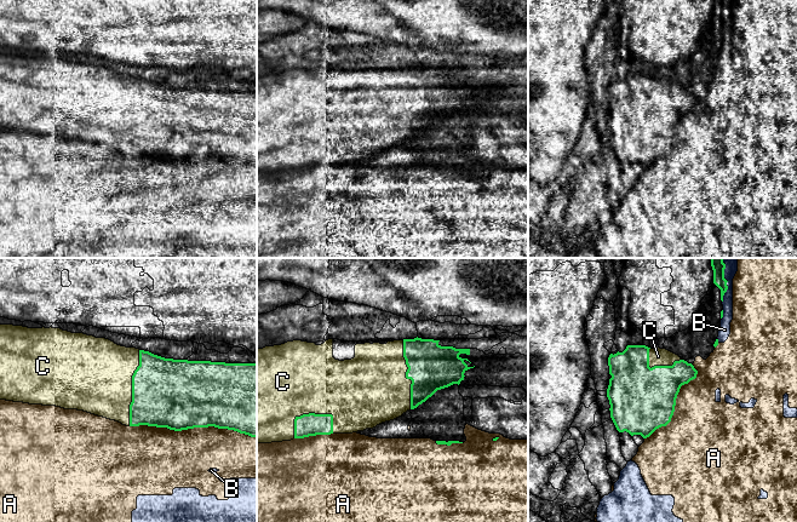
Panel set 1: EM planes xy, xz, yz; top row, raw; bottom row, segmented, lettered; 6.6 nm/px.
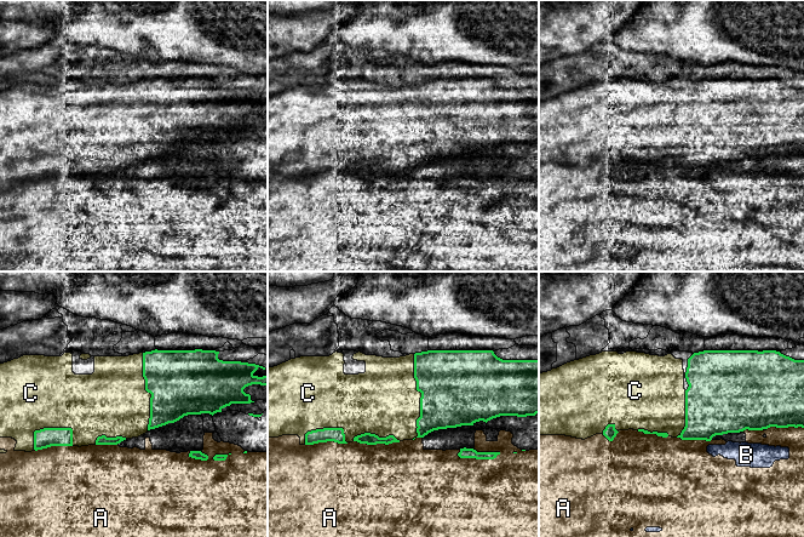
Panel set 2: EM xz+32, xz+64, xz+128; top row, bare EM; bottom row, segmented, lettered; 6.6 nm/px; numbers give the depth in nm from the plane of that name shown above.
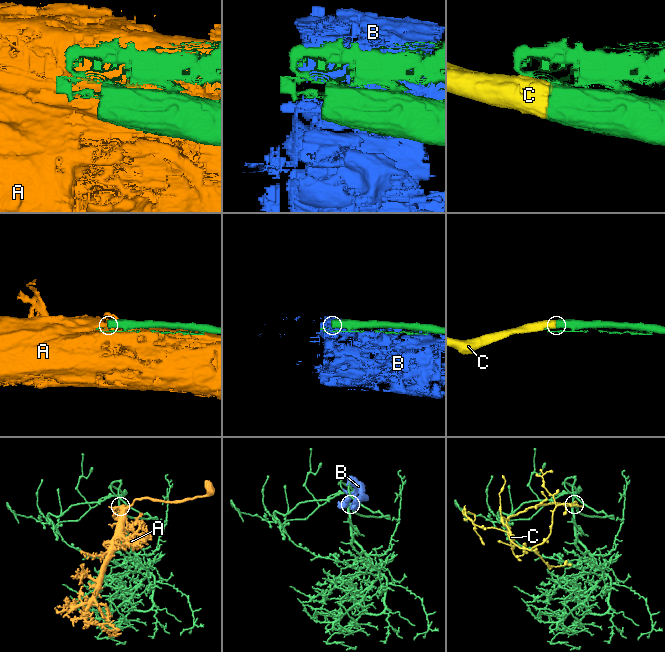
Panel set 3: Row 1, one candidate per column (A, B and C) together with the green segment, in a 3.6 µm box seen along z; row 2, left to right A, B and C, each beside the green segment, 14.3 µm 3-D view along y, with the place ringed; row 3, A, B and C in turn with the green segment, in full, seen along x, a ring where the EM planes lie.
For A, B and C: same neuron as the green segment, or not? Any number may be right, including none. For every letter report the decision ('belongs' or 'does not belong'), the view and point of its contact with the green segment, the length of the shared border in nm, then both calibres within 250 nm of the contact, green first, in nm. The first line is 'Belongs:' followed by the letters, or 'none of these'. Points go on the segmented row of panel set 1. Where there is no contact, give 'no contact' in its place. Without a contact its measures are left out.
Belongs: C
A: does not belong | xy (193, 428) | 850 nm | 460/380 nm
B: does not belong | yz (726, 280) | 300 nm | 90/100 nm
C: belongs | xy (132, 388) | 500 nm | 460/460 nm

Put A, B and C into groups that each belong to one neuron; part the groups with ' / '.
A B / C

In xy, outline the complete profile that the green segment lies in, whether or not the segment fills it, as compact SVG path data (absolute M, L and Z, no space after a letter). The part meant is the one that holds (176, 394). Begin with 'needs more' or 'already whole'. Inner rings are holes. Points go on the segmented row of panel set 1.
needs more; M0 325L0 400L84 411L126 426L148 425L174 431L214 426L257 437L257 363L165 358L61 328Z

